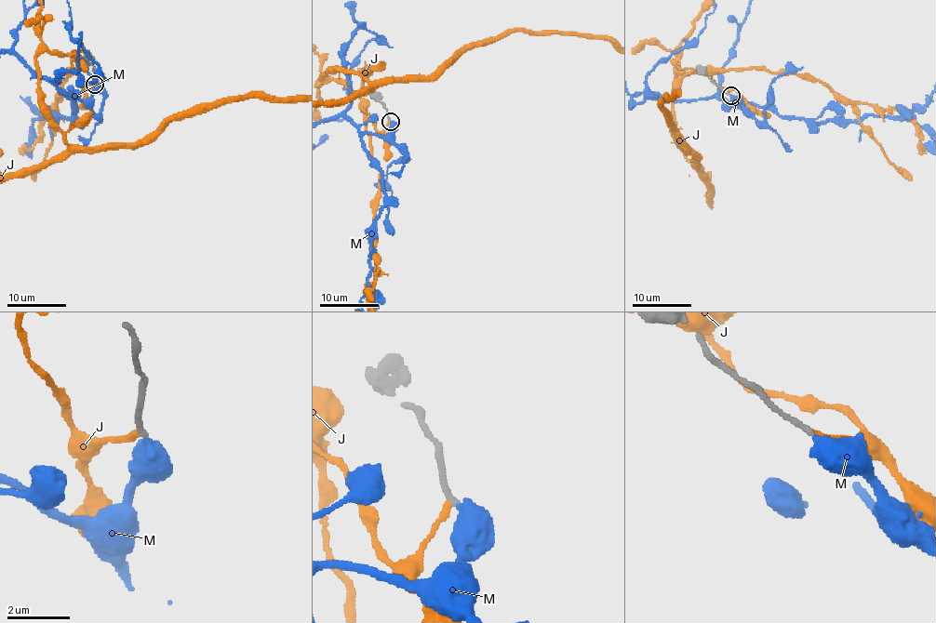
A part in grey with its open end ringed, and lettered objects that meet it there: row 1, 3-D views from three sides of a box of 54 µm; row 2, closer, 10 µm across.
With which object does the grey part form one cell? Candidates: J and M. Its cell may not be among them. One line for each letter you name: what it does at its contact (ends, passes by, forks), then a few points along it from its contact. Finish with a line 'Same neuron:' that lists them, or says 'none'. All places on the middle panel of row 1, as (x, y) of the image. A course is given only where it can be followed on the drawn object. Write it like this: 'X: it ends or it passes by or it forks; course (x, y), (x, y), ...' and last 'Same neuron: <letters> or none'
M: it ends
Same neuron: M

